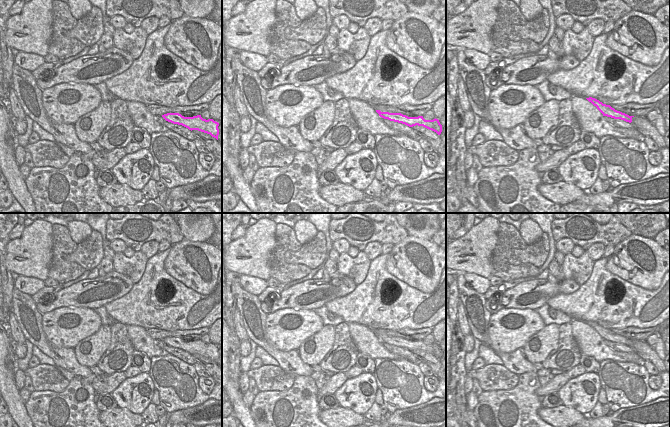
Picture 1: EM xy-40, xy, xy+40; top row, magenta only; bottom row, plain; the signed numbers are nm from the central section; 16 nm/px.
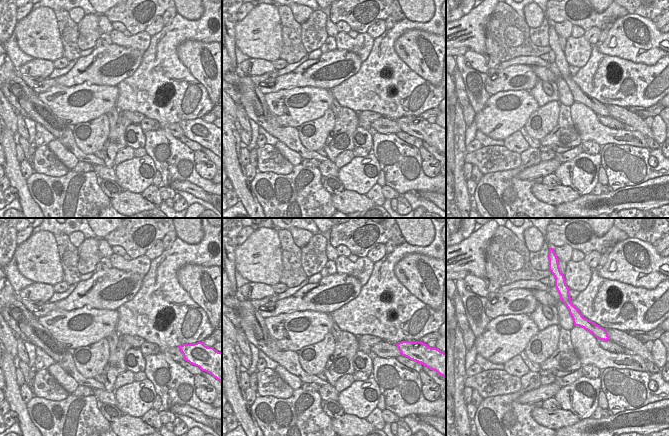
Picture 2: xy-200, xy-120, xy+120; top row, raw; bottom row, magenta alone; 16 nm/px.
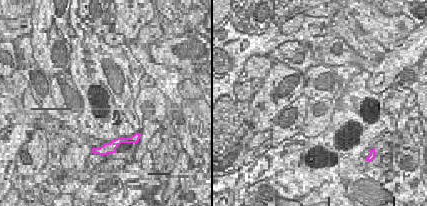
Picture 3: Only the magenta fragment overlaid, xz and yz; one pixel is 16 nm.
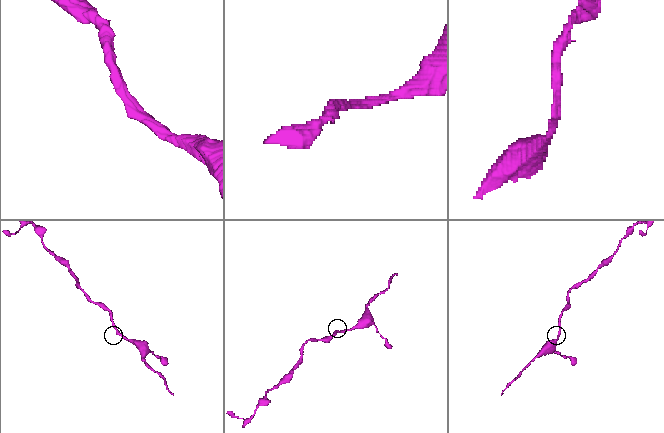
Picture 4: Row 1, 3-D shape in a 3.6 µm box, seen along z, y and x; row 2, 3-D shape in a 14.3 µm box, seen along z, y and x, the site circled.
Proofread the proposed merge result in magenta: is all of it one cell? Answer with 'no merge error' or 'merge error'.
no merge error

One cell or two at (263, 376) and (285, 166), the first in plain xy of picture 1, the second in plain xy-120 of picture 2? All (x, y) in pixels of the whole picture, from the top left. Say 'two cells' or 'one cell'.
one cell

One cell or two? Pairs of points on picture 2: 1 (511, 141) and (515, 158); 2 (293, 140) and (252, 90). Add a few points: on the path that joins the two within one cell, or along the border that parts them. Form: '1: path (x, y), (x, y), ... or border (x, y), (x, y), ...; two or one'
1: border (504, 145), (520, 154); two
2: path (277, 132), (272, 131), (256, 116), (254, 106); one

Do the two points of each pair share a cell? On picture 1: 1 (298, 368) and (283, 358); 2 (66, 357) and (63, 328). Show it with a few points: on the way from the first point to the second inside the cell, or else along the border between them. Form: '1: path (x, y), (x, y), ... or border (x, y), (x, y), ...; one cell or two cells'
1: path (294, 365), (287, 361); one cell
2: border (45, 334), (56, 346), (71, 347), (73, 349); two cells

